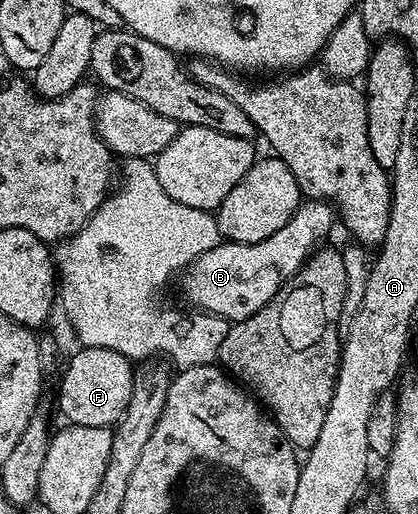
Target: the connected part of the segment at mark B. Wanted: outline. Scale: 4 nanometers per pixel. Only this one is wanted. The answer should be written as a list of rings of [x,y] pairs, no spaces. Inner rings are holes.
[[[303,200],[297,211],[276,235],[256,243],[226,241],[212,251],[200,255],[181,274],[182,289],[186,292],[187,306],[203,313],[214,313],[225,321],[236,322],[256,315],[274,298],[298,268],[310,258],[311,253],[323,244],[322,237],[336,225],[336,210],[325,201]],[[190,304],[190,305],[189,305]]]

